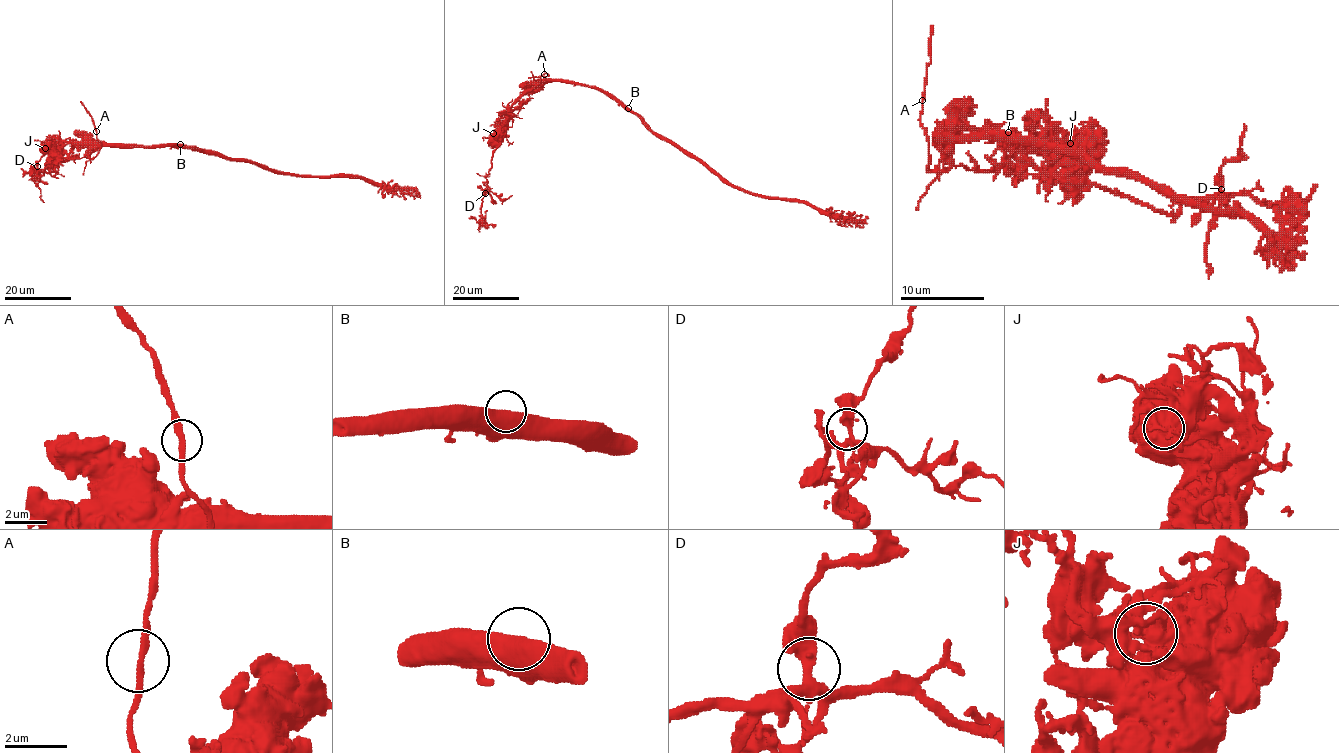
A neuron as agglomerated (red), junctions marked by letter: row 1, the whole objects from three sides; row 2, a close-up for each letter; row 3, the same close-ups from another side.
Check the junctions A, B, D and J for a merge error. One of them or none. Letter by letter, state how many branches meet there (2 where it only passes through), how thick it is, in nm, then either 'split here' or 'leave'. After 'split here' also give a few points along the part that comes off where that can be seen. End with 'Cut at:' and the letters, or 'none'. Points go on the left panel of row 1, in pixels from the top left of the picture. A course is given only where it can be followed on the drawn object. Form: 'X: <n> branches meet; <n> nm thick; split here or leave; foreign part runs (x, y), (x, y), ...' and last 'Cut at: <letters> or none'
A: 2 branches meet; 200 nm thick; leave
B: 1 branches meet; 750 nm thick; leave
D: 4 branches meet; 320 nm thick; leave
J: 2 branches meet; 180 nm thick; split here; foreign part runs (45, 148), (53, 150), (57, 163), (41, 176), (38, 169), (32, 172), (47, 184)
Cut at: J

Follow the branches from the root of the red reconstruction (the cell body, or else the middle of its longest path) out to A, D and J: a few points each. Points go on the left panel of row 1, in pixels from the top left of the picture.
A: (179, 148), (98, 145), (88, 155), (90, 159), (100, 148), (96, 131)
D: (179, 148), (98, 145), (87, 157), (59, 156), (41, 176), (37, 166)
J: (179, 148), (82, 143), (68, 143), (62, 149), (45, 148)

